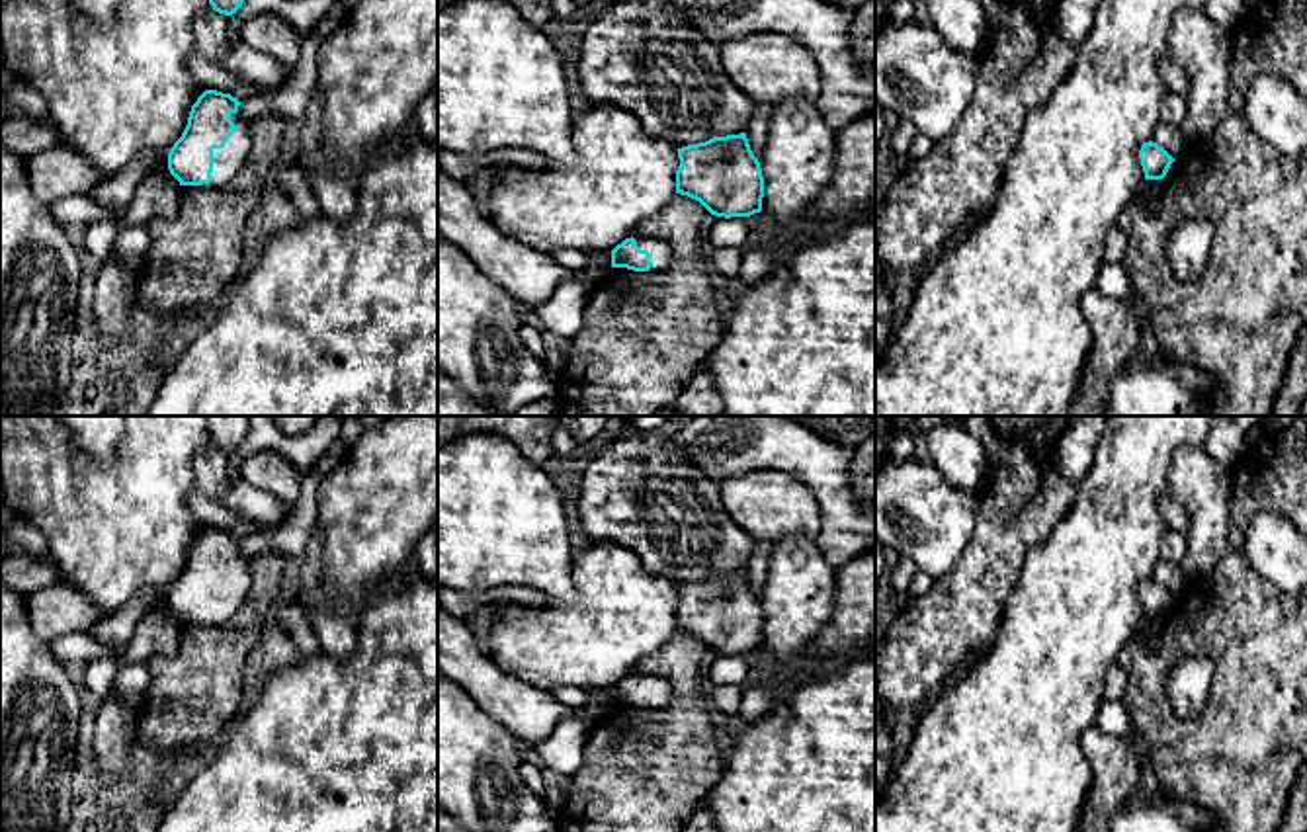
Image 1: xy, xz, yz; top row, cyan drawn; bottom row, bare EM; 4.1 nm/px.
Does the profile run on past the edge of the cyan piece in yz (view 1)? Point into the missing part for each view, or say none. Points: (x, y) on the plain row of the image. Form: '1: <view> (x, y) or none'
1: none

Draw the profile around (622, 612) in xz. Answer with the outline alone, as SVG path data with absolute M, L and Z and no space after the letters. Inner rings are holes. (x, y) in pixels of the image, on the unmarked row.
M586 545L574 555L574 588L576 598L565 603L506 603L485 645L492 662L535 689L611 689L676 633L678 586L649 572L625 547Z

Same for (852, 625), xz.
M875 551L838 566L834 582L832 617L809 643L807 658L867 650L875 643Z

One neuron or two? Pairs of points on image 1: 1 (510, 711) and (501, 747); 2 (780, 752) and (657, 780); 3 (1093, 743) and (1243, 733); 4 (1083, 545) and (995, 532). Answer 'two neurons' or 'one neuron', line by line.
1: two neurons
2: two neurons
3: two neurons
4: two neurons

